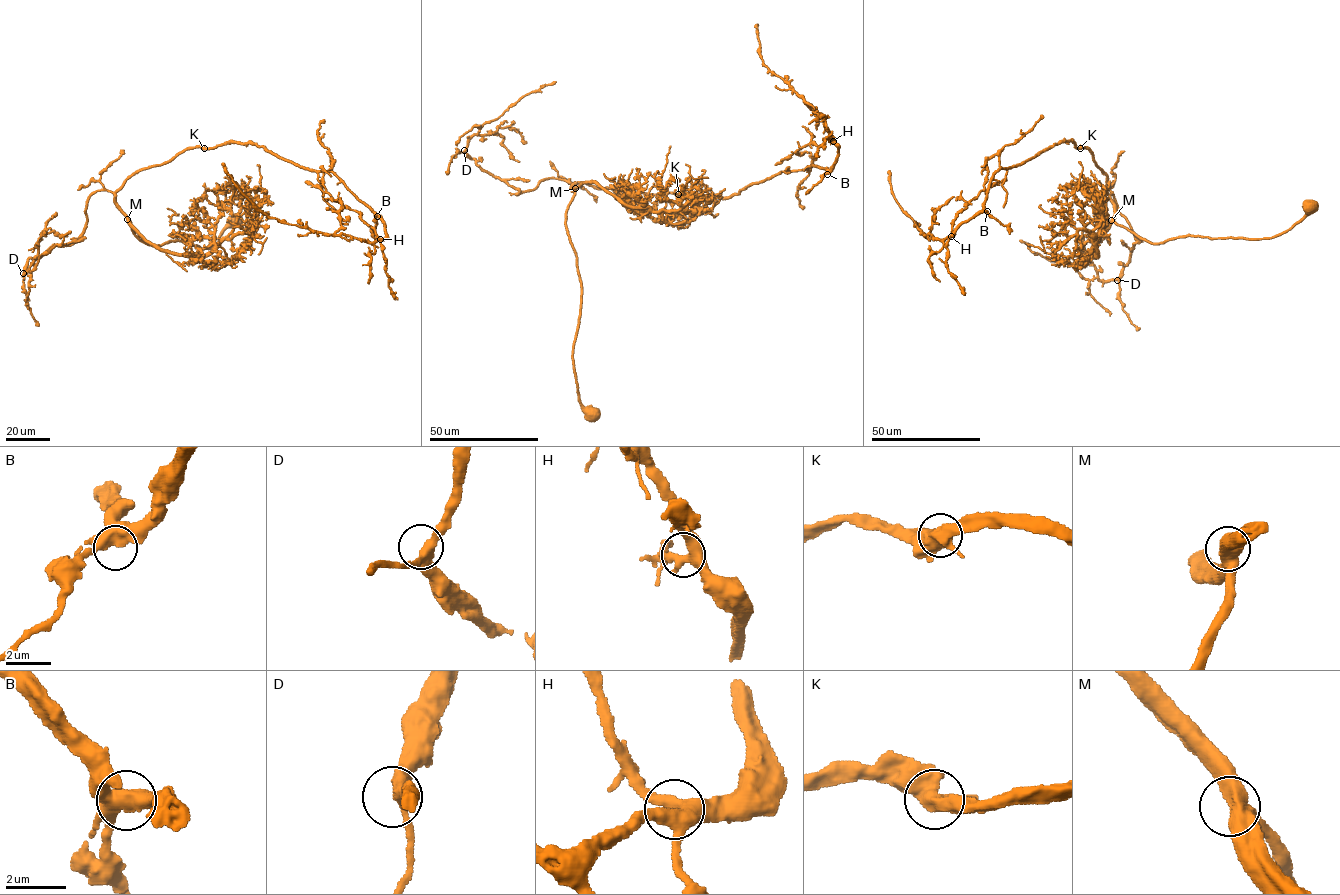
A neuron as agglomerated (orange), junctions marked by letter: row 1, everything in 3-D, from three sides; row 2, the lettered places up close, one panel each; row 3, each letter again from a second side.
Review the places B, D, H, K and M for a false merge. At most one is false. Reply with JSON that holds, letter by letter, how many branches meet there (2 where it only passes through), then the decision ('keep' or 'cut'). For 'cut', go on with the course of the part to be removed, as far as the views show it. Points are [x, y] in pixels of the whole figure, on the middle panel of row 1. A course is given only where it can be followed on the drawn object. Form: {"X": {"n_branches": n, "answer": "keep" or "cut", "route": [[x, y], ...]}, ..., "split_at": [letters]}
{"B": {"n_branches": 3, "answer": "keep"}, "D": {"n_branches": 3, "answer": "keep"}, "H": {"n_branches": 3, "answer": "keep"}, "K": {"n_branches": 3, "answer": "keep"}, "M": {"n_branches": 3, "answer": "keep"}, "split_at": []}

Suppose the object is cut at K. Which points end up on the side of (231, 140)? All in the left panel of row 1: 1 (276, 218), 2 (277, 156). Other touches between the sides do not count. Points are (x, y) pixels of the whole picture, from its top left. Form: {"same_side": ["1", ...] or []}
{"same_side": ["1", "2"]}

